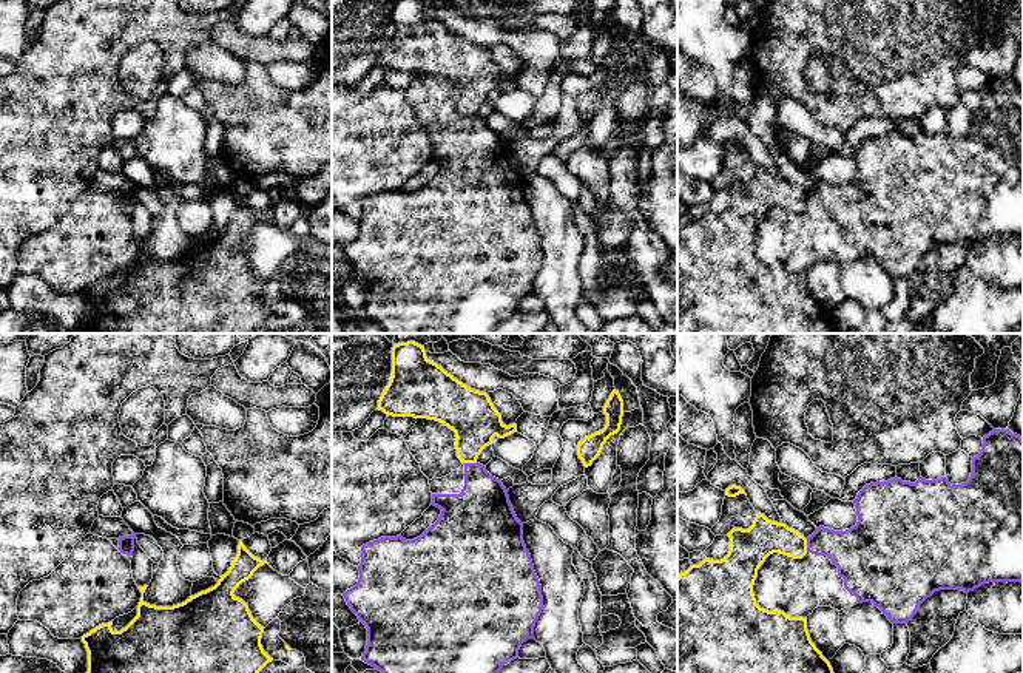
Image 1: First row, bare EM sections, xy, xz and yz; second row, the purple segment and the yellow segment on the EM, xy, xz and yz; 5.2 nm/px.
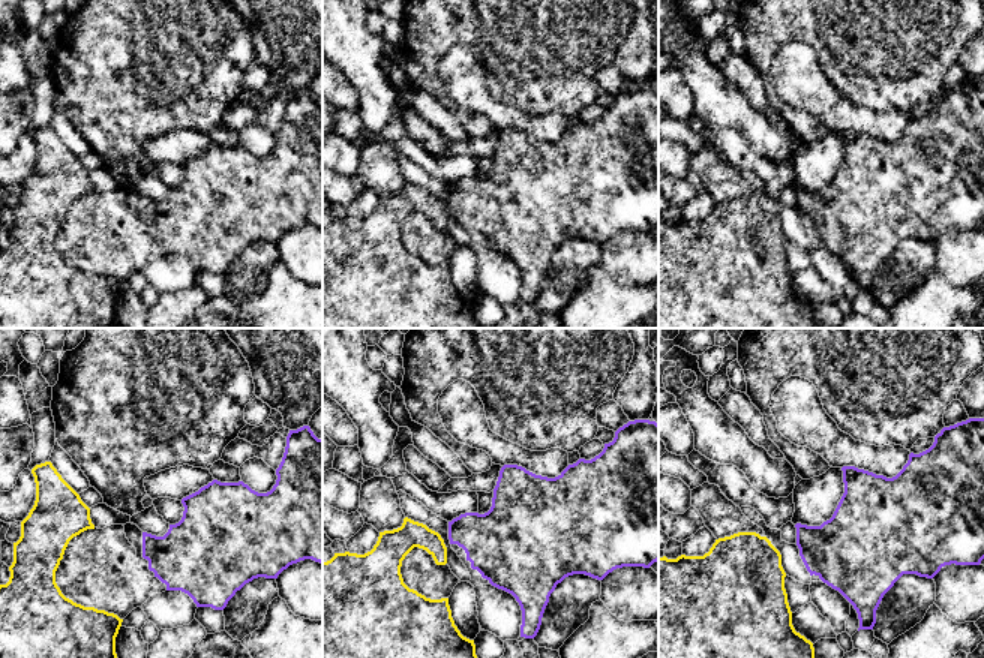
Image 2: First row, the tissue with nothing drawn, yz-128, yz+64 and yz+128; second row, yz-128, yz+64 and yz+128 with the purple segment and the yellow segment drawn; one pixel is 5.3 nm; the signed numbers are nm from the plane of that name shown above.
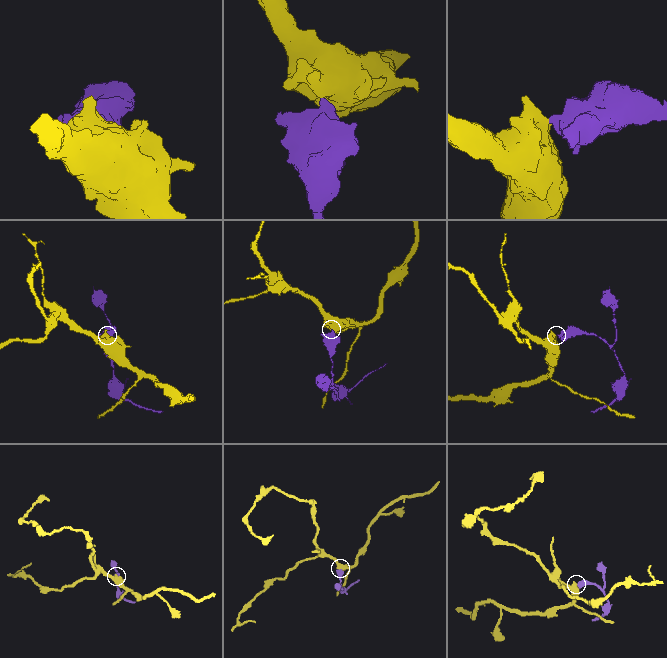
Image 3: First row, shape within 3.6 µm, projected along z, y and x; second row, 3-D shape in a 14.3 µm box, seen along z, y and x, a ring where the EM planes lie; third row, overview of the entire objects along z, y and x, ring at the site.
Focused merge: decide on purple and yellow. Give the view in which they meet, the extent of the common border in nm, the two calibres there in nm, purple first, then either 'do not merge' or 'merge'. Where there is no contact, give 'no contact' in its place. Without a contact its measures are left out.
yz | 70 nm | 240/190 nm | do not merge

